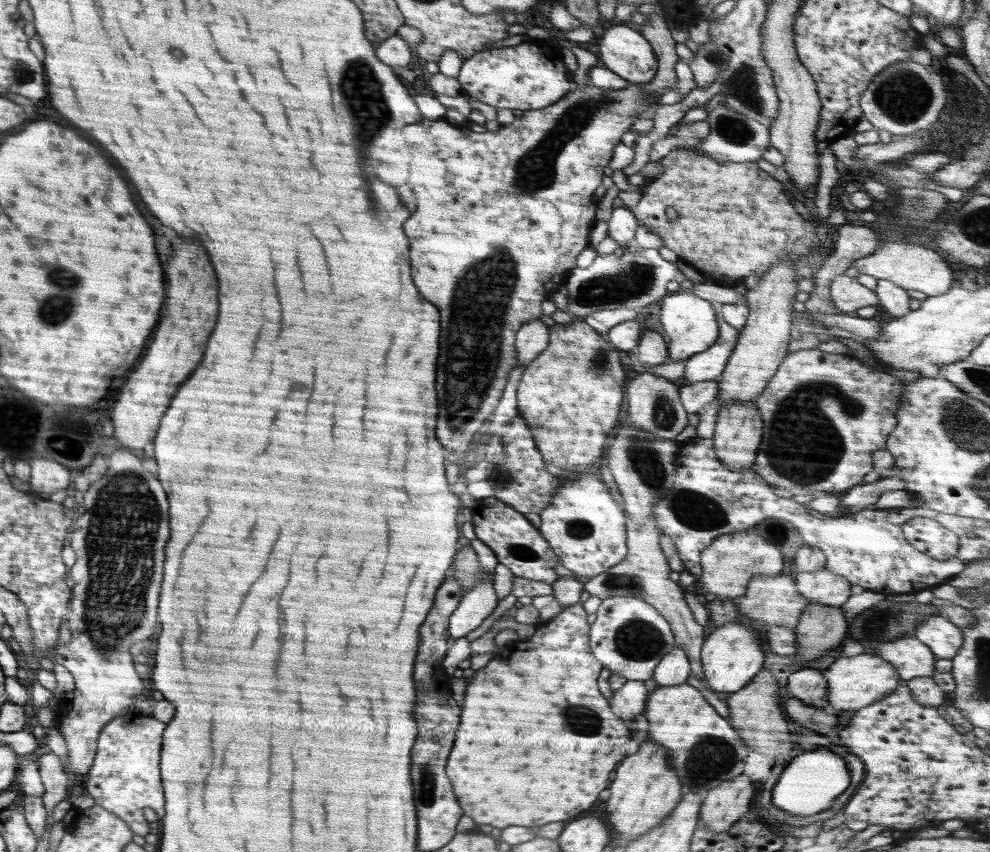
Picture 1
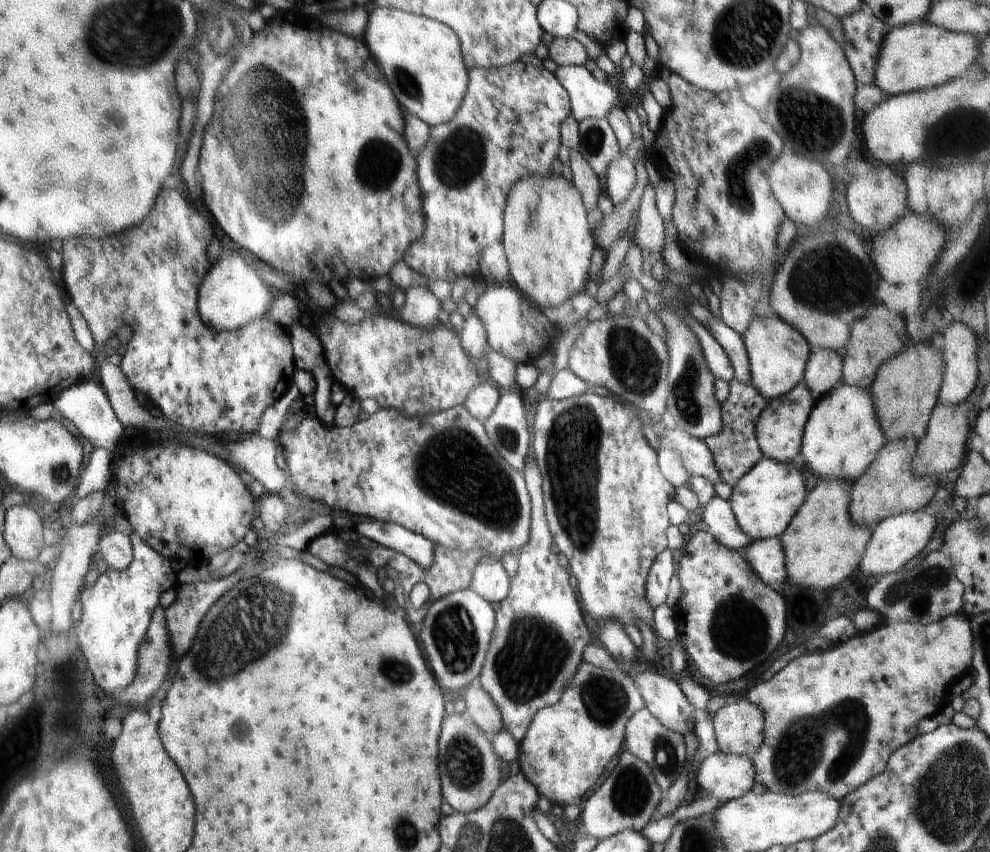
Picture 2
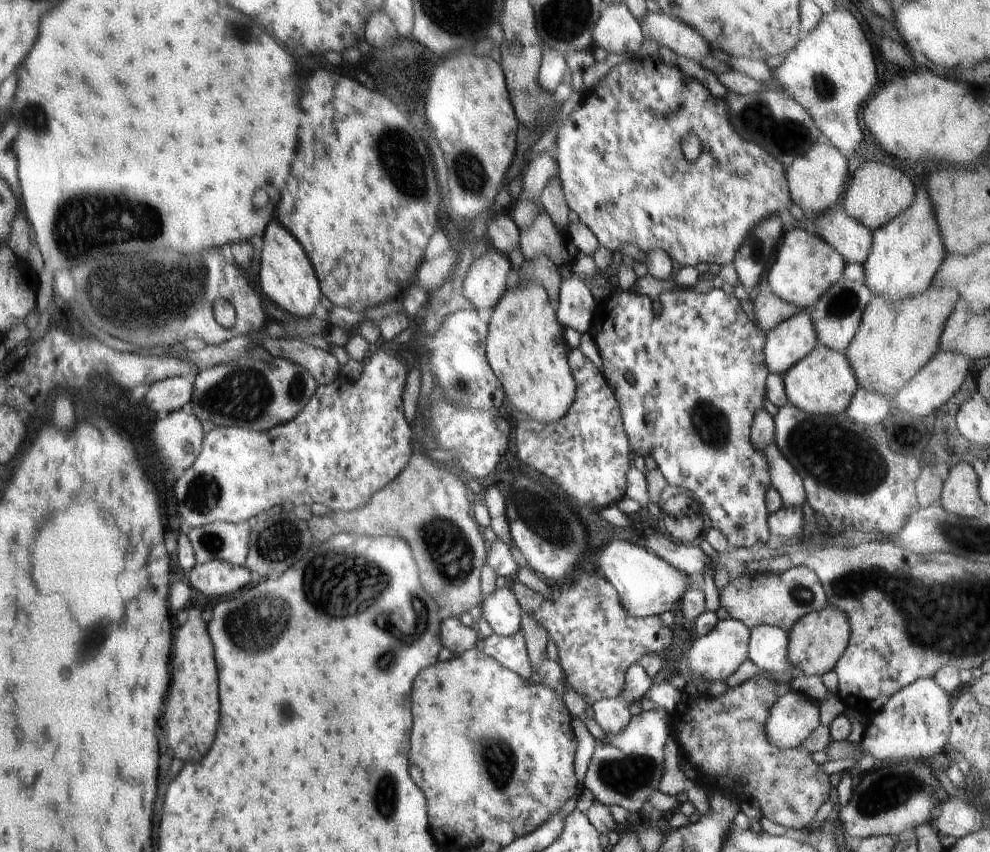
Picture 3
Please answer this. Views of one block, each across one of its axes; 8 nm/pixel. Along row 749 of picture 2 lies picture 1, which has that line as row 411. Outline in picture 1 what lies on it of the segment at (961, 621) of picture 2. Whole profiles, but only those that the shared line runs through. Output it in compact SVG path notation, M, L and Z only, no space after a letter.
M800 349L793 353L788 353L780 363L778 370L768 381L762 393L754 397L754 403L762 415L763 432L760 446L754 459L752 468L766 483L773 485L780 490L790 490L792 494L816 494L816 492L842 492L852 486L857 486L862 482L862 478L872 471L872 452L885 448L888 434L896 428L896 410L902 400L902 380L889 372L880 372L880 370L865 366L861 361L852 356L841 354L824 353L819 349Z

